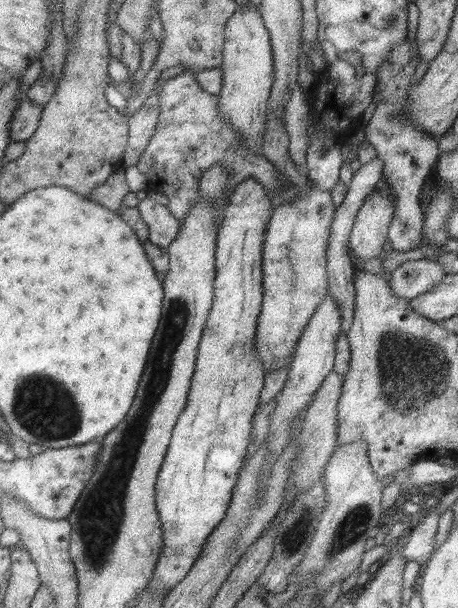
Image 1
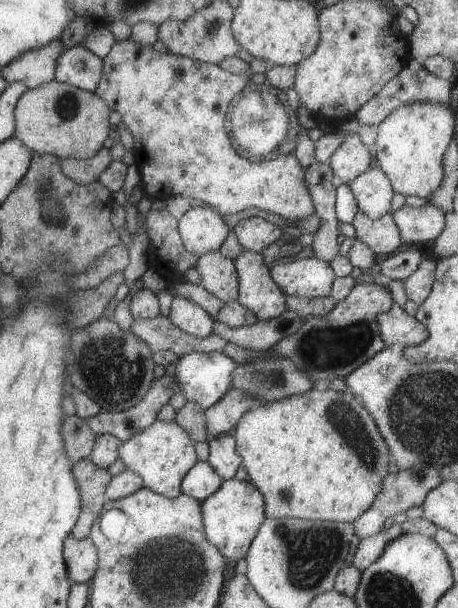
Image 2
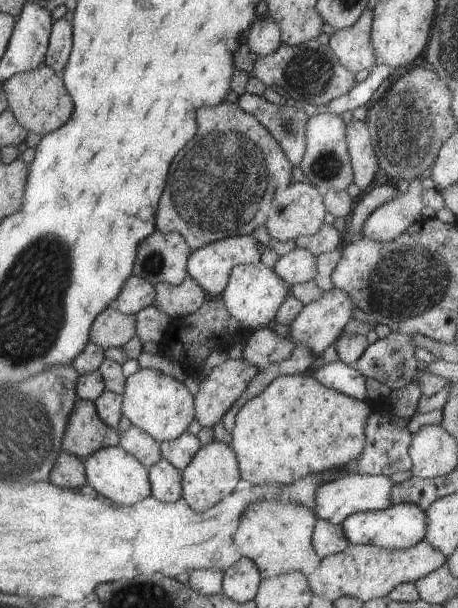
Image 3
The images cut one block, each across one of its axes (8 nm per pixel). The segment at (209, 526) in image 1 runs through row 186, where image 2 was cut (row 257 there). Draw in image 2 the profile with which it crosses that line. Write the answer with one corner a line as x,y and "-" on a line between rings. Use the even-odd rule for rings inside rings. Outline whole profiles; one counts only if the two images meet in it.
243,249
233,264
238,276
237,301
258,320
269,320
286,310
285,295
273,282
261,253

